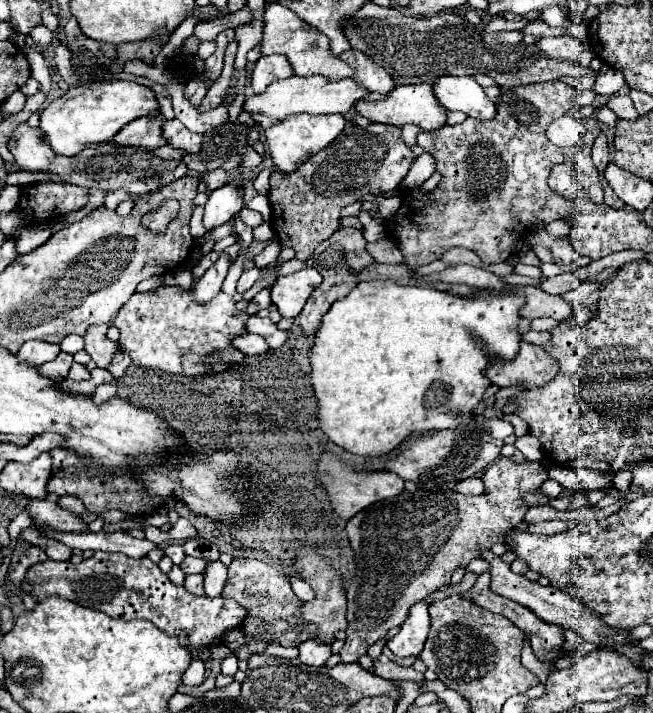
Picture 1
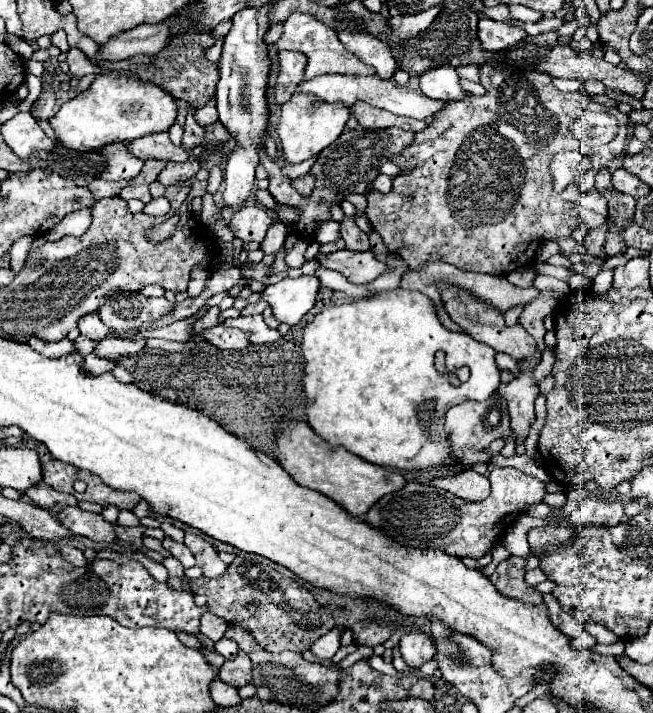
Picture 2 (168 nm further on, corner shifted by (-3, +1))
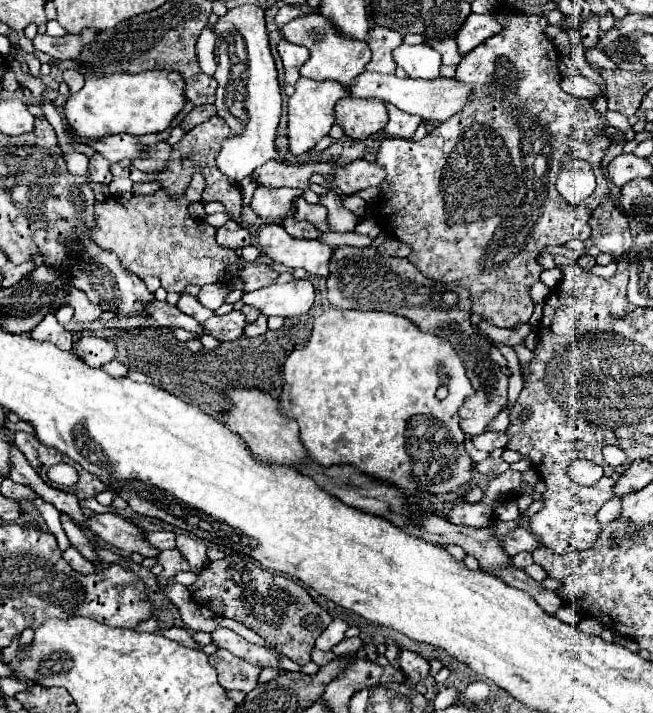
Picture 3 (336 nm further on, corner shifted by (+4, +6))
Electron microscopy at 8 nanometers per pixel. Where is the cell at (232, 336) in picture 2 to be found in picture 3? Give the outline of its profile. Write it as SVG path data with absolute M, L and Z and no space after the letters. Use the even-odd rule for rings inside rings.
M153 300L153 302L149 302L149 304L143 304L143 310L147 310L147 314L153 316L159 326L185 328L185 330L195 332L195 334L201 334L201 330L203 330L203 326L201 326L195 318L183 314L177 306L171 306L171 304L167 304L167 302Z

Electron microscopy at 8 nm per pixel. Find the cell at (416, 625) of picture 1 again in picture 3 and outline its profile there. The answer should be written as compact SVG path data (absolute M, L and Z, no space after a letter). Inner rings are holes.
M409 650L401 652L401 656L399 656L399 668L403 670L405 680L411 686L415 686L419 682L425 682L427 676L429 676L429 662L425 658L421 658L419 654L409 652Z

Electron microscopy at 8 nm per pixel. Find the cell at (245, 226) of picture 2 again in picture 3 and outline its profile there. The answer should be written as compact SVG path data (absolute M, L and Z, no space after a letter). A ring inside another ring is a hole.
M227 220L227 224L217 230L217 242L223 248L239 250L239 248L245 248L251 244L251 232L247 228L241 228L239 222Z

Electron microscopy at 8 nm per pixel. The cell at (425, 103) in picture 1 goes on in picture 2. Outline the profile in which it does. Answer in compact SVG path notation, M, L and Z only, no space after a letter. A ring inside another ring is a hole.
M362 101L354 103L352 115L358 119L360 127L366 127L366 129L386 129L386 127L408 129L408 119L406 117L396 117L388 111L370 107L368 103L362 103Z

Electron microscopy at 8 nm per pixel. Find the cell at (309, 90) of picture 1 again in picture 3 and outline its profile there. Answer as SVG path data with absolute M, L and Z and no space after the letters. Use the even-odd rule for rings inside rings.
M363 72L355 86L349 88L349 92L357 98L379 98L383 102L389 102L403 112L417 114L421 118L433 120L433 122L445 122L459 110L463 110L467 98L471 98L471 86L455 80L455 78L435 78L435 80L417 80L417 78L397 78L397 76L385 76L377 72Z

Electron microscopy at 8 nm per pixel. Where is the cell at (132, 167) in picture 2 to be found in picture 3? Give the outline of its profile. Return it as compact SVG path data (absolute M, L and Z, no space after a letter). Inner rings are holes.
M93 154L89 158L87 174L89 174L91 182L97 182L97 184L109 184L113 180L113 176L109 172L109 162L101 154Z

